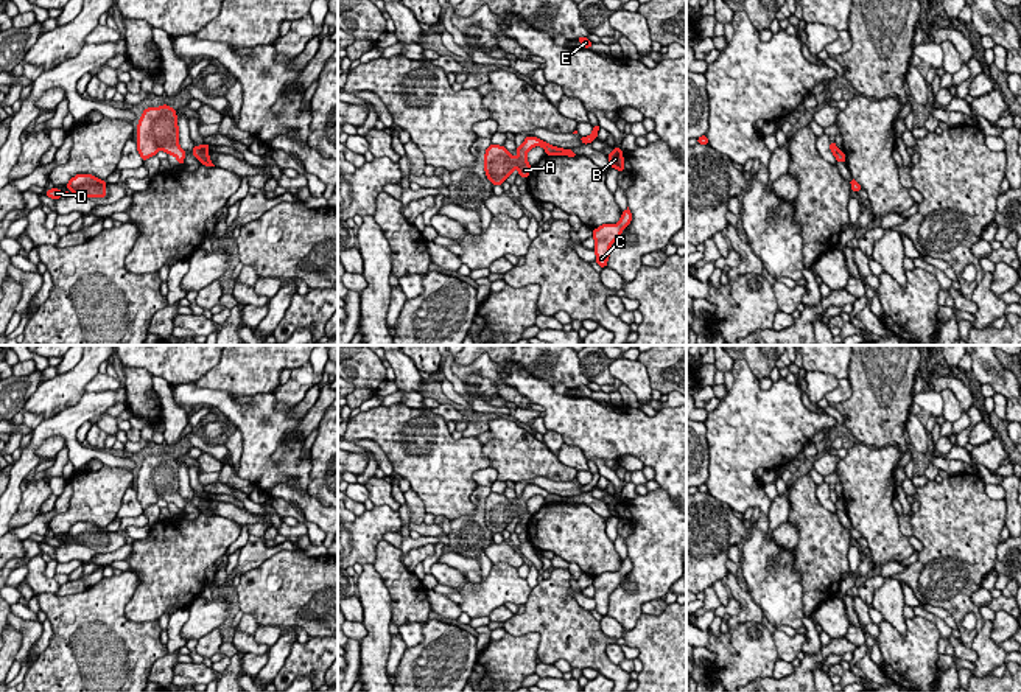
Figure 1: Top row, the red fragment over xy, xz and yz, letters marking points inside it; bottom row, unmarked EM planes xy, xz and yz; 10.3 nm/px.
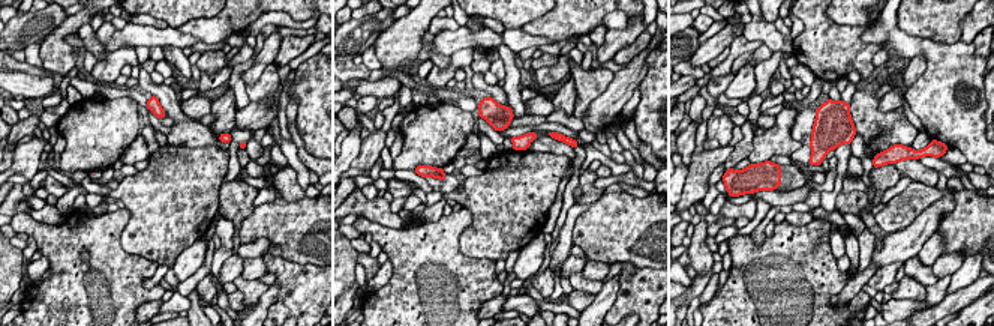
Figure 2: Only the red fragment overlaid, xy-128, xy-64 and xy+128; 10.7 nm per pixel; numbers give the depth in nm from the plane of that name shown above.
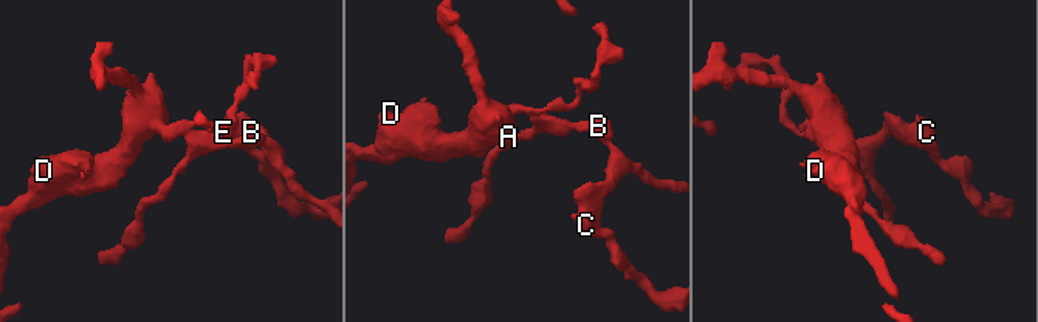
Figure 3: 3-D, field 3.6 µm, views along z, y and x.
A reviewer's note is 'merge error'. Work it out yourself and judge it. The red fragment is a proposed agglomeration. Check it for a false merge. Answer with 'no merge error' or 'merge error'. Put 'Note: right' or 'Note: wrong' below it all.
merge error
Note: right

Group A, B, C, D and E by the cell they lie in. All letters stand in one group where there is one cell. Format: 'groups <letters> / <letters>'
groups A D E / B C

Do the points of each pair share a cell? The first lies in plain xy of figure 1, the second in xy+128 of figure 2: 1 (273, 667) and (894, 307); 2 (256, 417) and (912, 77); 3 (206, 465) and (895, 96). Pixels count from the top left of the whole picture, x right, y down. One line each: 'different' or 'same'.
1: different
2: different
3: same

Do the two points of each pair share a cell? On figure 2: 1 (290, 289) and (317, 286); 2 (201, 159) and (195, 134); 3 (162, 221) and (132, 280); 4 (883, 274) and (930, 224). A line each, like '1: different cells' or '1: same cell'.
1: same cell
2: different cells
3: different cells
4: different cells

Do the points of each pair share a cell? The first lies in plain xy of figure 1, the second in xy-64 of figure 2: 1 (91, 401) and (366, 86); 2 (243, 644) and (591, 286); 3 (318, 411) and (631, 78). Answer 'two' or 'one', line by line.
1: two
2: one
3: one

